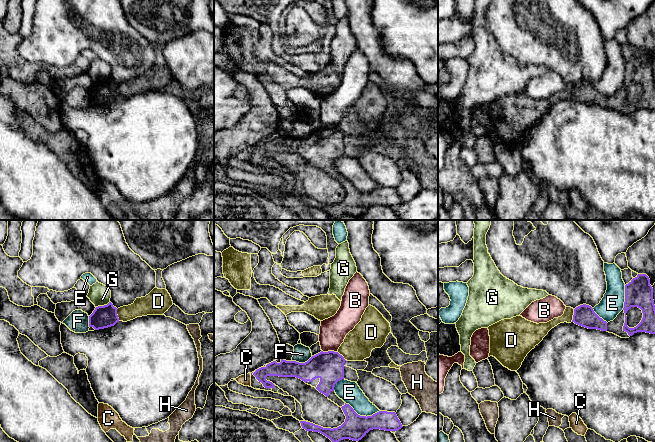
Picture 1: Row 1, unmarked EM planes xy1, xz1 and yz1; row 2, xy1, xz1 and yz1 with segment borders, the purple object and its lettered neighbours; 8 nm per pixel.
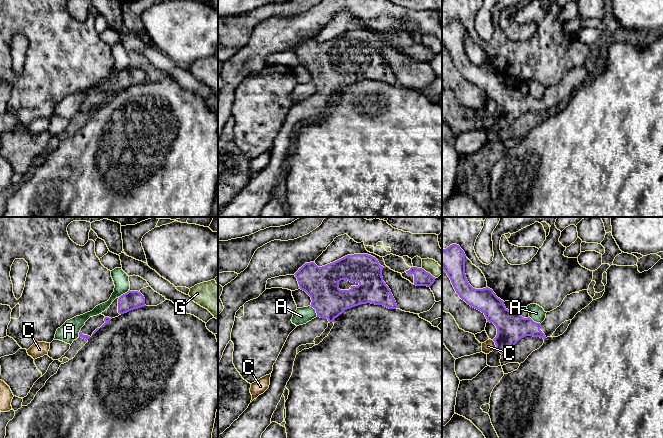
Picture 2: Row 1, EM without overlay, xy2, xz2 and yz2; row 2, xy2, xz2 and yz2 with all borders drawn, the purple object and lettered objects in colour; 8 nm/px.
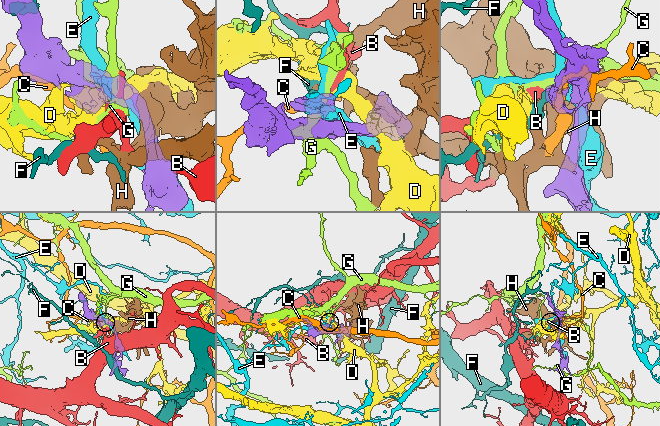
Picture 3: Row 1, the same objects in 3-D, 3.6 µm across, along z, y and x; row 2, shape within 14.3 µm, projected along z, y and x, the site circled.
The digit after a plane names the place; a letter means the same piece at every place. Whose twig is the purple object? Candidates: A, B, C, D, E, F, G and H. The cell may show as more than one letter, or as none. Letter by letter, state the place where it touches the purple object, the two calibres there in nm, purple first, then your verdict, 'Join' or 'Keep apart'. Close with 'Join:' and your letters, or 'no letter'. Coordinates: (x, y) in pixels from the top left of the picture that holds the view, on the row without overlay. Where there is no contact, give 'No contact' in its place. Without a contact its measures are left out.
A: Touches purple at xz2 (316, 87). Thickness 280 nm (purple) against 130 nm. Keep apart
B: Touches purple at xz1 (329, 127). Thickness 240 nm (purple) against 220 nm. Keep apart
C: Touches purple at yz2 (495, 120). Thickness 240 nm (purple) against 90 nm. Keep apart
D: Touches purple at yz1 (573, 91). Thickness 170 nm (purple) against 80 nm. Keep apart
E: Touches purple at xz1 (362, 192). Thickness 200 nm (purple) against 170 nm. Keep apart
F: Touches purple at xz1 (302, 139). Thickness 240 nm (purple) against 140 nm. Keep apart
G: Touches purple at xy1 (102, 82). Thickness 180 nm (purple) against 170 nm. Keep apart
H: Touches purple at xy1 (93, 103). Thickness 180 nm (purple) against 30 nm. Keep apart
Join: no letter

